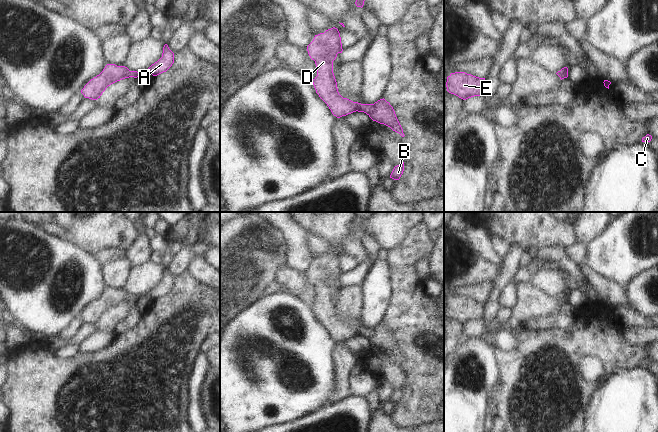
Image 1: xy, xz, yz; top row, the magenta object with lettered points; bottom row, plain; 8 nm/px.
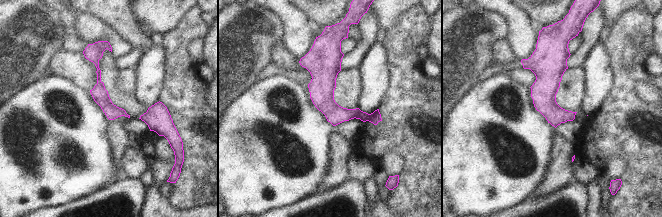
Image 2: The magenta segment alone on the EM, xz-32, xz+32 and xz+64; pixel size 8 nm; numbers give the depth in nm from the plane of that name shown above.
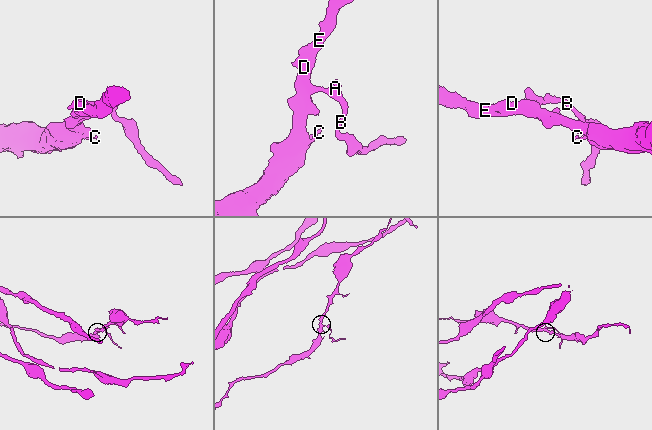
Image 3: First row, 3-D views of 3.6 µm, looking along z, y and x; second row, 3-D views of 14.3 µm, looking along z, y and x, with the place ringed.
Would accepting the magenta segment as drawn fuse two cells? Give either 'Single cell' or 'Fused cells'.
Single cell.

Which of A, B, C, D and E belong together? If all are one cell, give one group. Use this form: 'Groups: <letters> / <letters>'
Groups: A B C D E.

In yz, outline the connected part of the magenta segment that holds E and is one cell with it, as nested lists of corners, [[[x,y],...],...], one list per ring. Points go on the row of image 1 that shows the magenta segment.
[[[455,72],[447,77],[446,87],[449,93],[466,100],[474,96],[482,96],[485,89],[485,78],[465,72]]]

